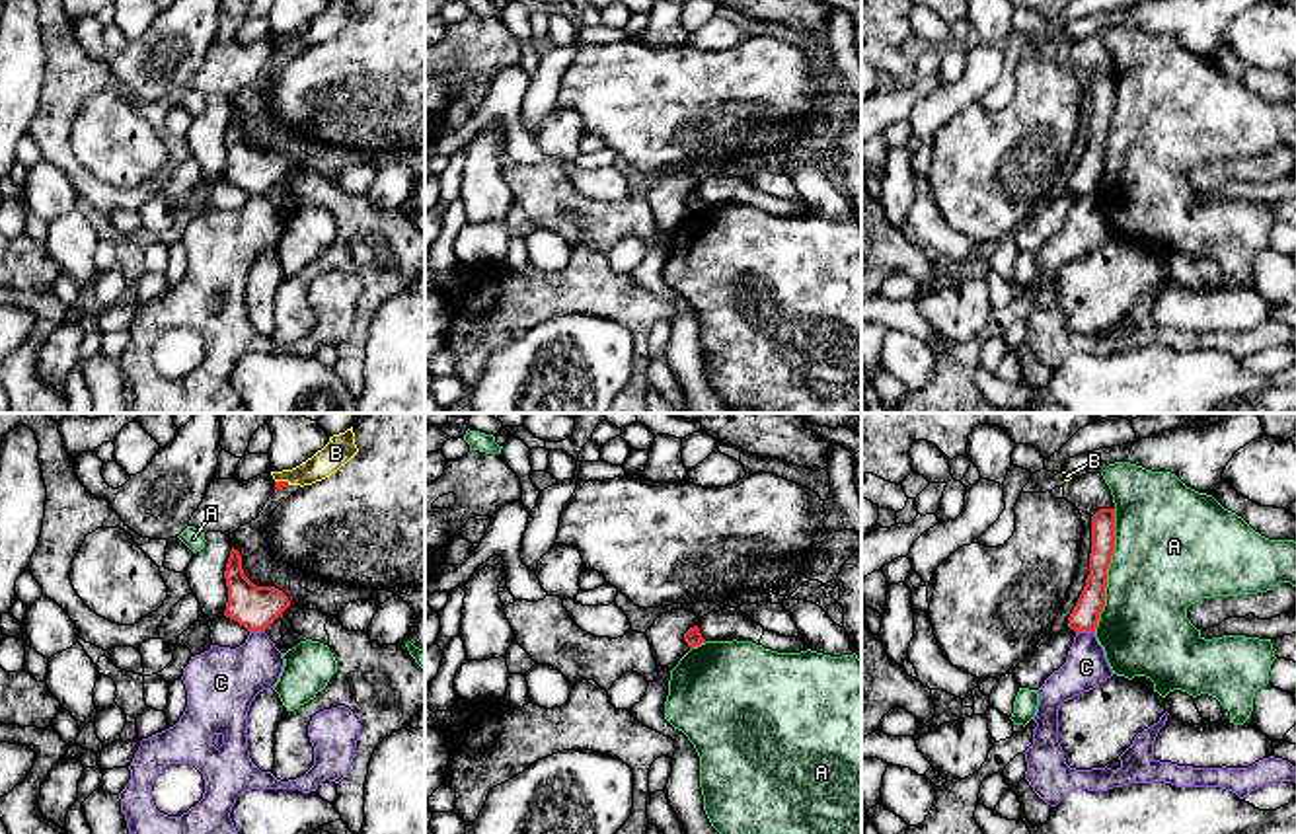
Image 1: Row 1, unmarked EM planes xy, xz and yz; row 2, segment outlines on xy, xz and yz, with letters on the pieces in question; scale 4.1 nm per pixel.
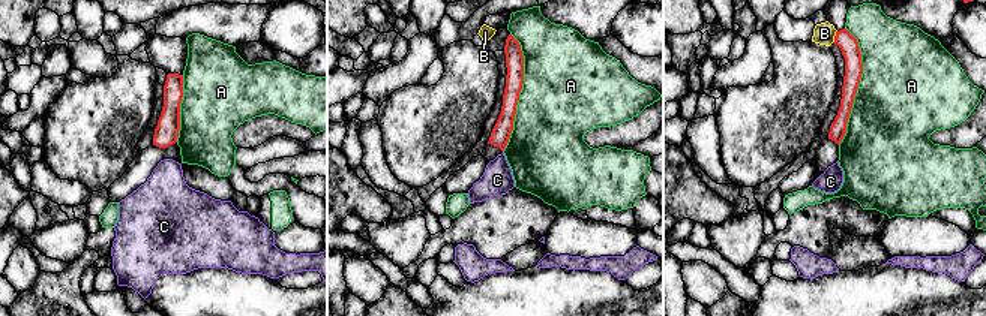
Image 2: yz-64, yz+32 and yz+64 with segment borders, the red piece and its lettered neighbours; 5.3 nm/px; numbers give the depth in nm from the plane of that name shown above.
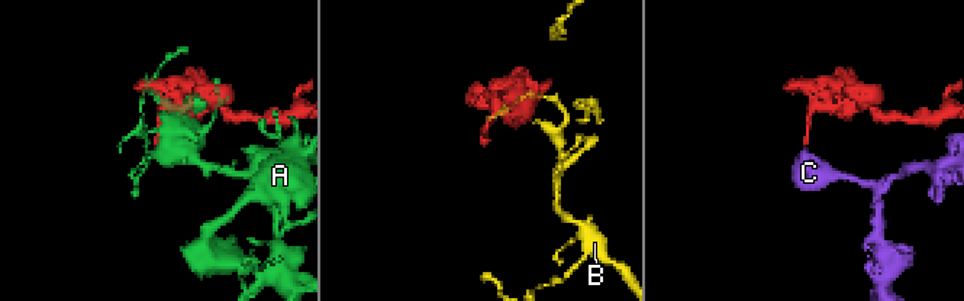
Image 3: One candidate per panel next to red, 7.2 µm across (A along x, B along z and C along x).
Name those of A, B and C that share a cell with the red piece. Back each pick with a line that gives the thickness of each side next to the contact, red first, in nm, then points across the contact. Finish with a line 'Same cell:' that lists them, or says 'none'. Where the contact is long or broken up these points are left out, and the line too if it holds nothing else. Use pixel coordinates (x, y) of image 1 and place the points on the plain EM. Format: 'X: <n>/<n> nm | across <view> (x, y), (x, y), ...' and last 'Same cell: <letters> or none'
Same cell: none

